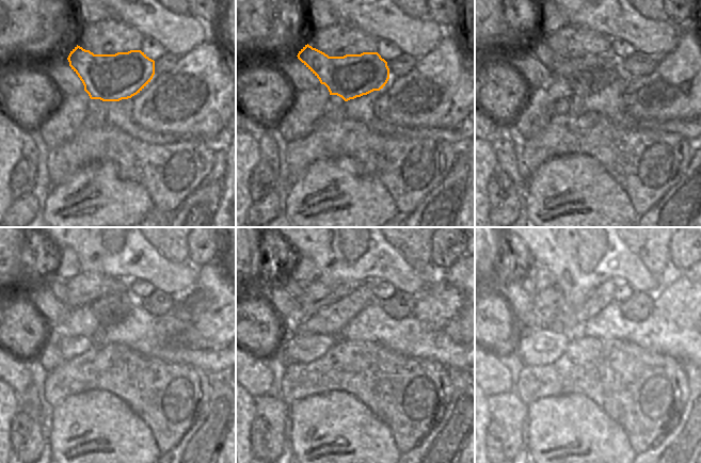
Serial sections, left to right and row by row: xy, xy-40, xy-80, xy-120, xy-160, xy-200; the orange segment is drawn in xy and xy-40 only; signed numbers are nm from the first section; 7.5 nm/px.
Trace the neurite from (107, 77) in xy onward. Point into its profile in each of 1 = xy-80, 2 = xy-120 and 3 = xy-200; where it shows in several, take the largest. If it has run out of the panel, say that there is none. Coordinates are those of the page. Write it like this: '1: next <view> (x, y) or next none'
1: next xy-80 (588, 74)
2: next xy-120 (111, 308)
3: next xy-200 (527, 284)

